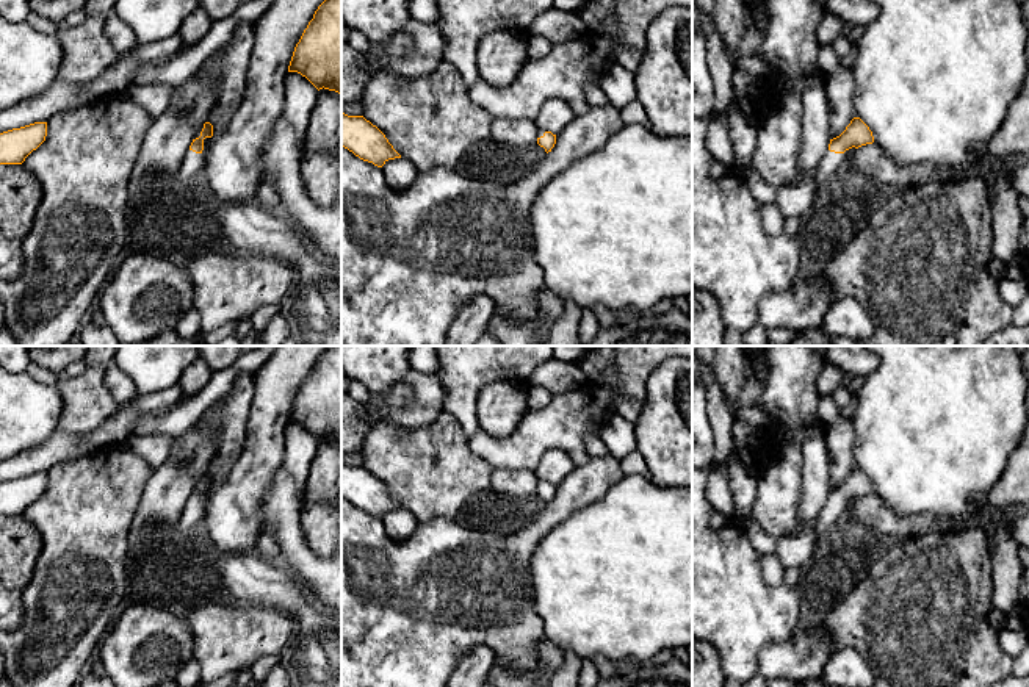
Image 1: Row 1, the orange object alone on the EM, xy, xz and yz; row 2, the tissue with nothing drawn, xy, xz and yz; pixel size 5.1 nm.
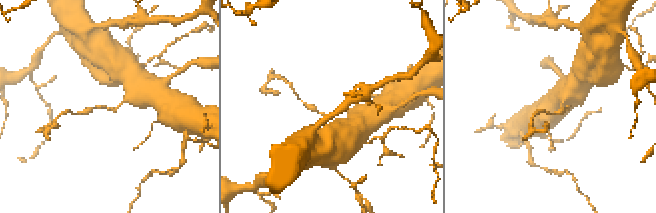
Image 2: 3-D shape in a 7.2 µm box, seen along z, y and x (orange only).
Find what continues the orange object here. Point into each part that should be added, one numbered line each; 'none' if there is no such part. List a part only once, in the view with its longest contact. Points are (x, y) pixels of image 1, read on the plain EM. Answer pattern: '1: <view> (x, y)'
1: yz (829, 515)

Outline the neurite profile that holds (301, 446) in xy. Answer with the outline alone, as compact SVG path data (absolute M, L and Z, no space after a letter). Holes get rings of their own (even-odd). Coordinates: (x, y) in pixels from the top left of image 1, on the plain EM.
M288 423L285 429L285 454L280 468L304 491L310 465L318 451L318 440L301 424Z

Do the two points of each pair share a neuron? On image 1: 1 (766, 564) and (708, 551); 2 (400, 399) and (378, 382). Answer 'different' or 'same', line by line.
1: different
2: different

